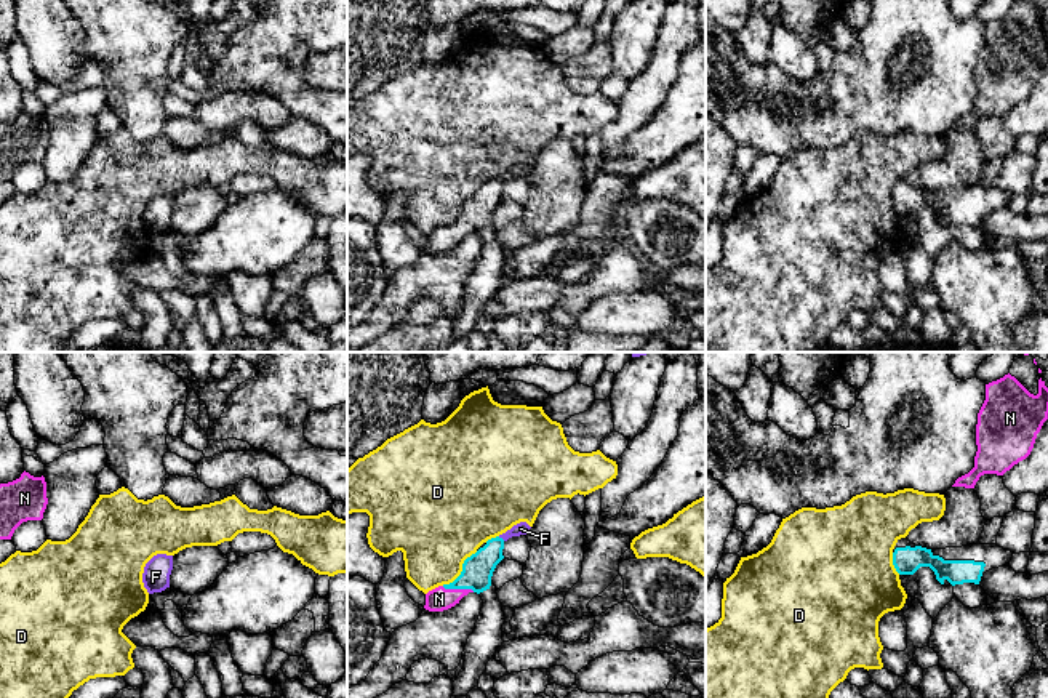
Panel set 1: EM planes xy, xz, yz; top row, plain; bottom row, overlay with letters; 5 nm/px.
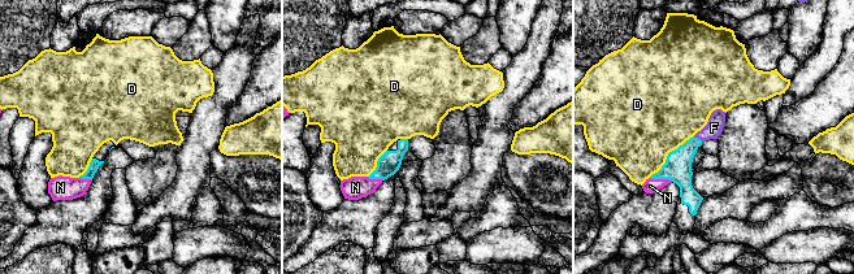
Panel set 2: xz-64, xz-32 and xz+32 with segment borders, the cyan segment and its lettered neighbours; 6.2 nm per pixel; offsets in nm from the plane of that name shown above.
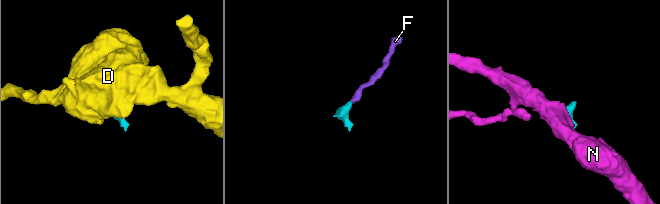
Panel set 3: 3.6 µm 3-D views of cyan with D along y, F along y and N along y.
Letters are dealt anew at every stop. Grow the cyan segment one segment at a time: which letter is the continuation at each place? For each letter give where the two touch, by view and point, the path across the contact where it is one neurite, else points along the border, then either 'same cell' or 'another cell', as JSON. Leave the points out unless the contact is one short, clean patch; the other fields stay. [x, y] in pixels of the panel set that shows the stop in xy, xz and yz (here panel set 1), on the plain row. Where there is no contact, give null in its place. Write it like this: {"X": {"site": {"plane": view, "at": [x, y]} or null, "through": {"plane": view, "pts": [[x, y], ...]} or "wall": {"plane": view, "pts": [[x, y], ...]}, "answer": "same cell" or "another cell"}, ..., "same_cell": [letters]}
{"D": {"site": {"plane": "xz", "at": [463, 212]}, "answer": "another cell"}, "F": {"site": {"plane": "xz", "at": [501, 180]}, "through": {"plane": "xz", "pts": [[477, 212], [501, 180], [520, 170]]}, "answer": "same cell"}, "N": {"site": {"plane": "xz", "at": [458, 229]}, "answer": "same cell"}, "same_cell": ["F", "N"]}

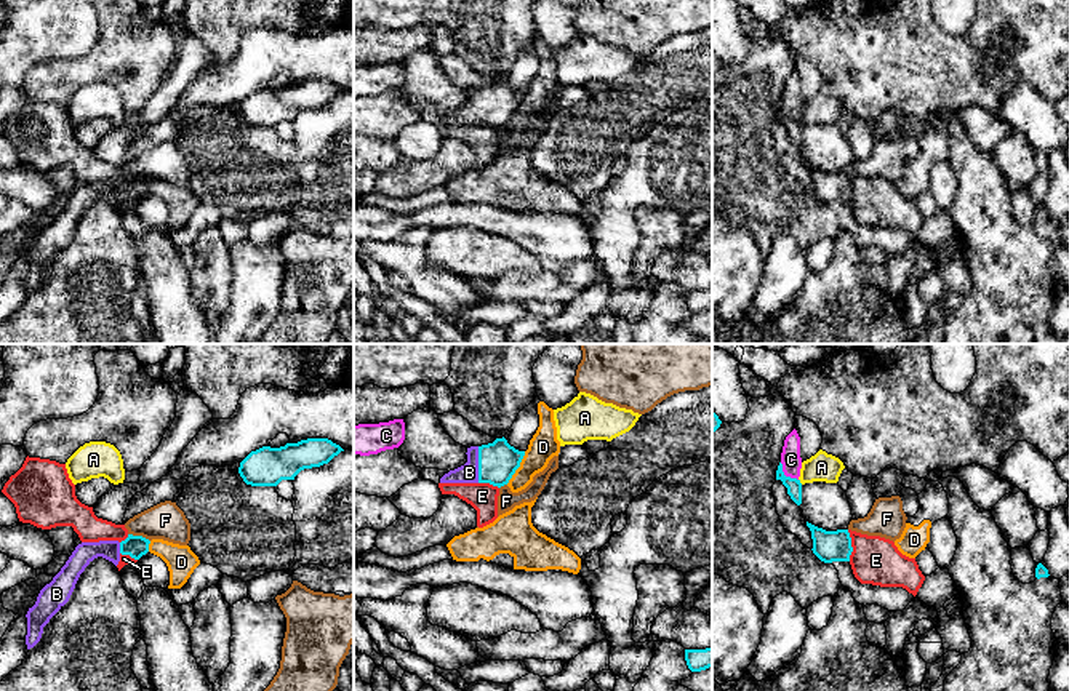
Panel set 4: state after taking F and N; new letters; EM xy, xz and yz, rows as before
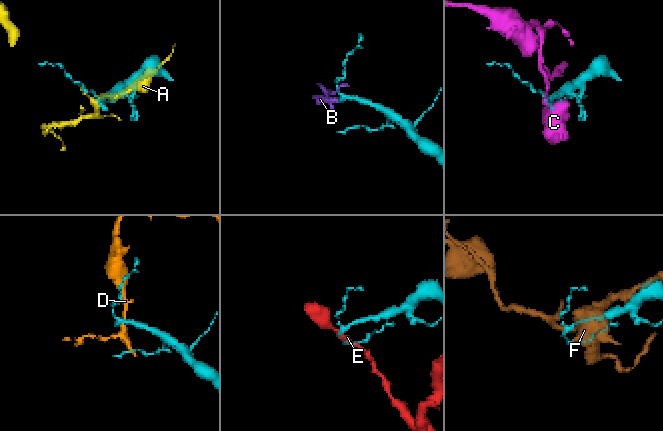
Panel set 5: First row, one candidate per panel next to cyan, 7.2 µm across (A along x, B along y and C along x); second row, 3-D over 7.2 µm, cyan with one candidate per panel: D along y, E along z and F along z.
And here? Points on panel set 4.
{"A": {"site": {"plane": "yz", "at": [799, 123]}, "wall": {"plane": "yz", "pts": [[799, 120], [802, 125]]}, "answer": "another cell"}, "B": {"site": {"plane": "xz", "at": [479, 106]}, "answer": "same cell"}, "C": {"site": {"plane": "yz", "at": [784, 117]}, "wall": {"plane": "yz", "pts": [[780, 104], [784, 115], [797, 122]]}, "answer": "another cell"}, "D": {"site": {"plane": "xz", "at": [519, 107]}, "wall": {"plane": "xz", "pts": [[525, 93], [520, 107], [506, 125]]}, "answer": "another cell"}, "E": {"site": {"plane": "yz", "at": [850, 187]}, "answer": "another cell"}, "F": {"site": {"plane": "xy", "at": [140, 178]}, "answer": "another cell"}, "same_cell": ["B"]}

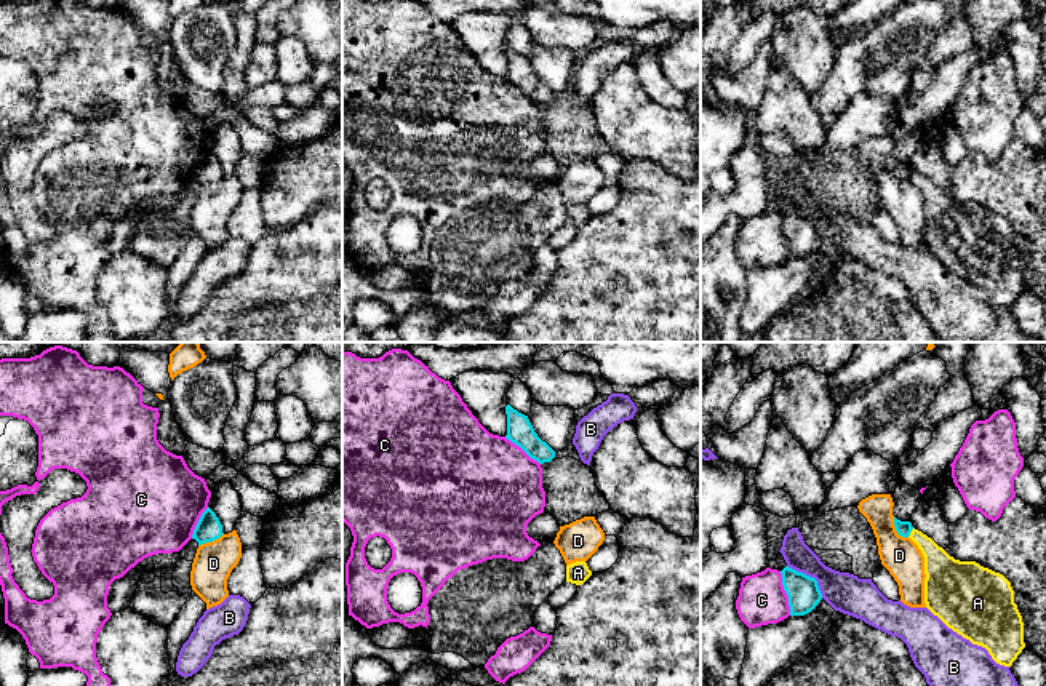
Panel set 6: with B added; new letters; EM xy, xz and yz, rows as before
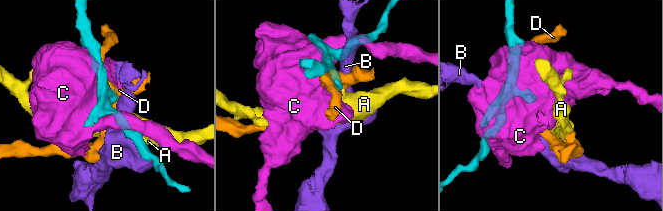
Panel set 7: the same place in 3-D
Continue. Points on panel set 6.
{"A": {"site": {"plane": "yz", "at": [910, 173]}, "wall": {"plane": "yz", "pts": [[914, 170], [907, 178]]}, "answer": "another cell"}, "B": {"site": {"plane": "yz", "at": [808, 218]}, "wall": {"plane": "yz", "pts": [[787, 207], [811, 218], [822, 239]]}, "answer": "another cell"}, "C": {"site": {"plane": "yz", "at": [786, 234]}, "answer": "another cell"}, "D": {"site": {"plane": "yz", "at": [896, 171]}, "answer": "another cell"}, "same_cell": []}

